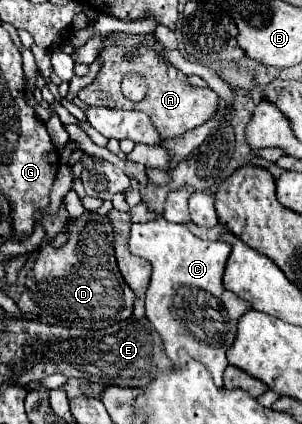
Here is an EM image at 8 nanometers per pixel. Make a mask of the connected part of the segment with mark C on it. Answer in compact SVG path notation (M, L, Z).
M158 216L144 224L132 222L132 230L130 230L130 252L152 264L152 280L146 290L146 318L162 336L166 354L170 356L172 362L176 362L176 350L184 348L194 360L202 362L212 372L212 378L218 388L223 386L224 368L228 366L226 350L234 342L236 320L250 308L240 298L236 298L236 308L234 306L230 308L222 298L226 292L226 288L222 286L222 274L230 250L232 250L230 244L222 240L214 240L214 242L202 240L194 236L184 224L172 224L164 216Z

